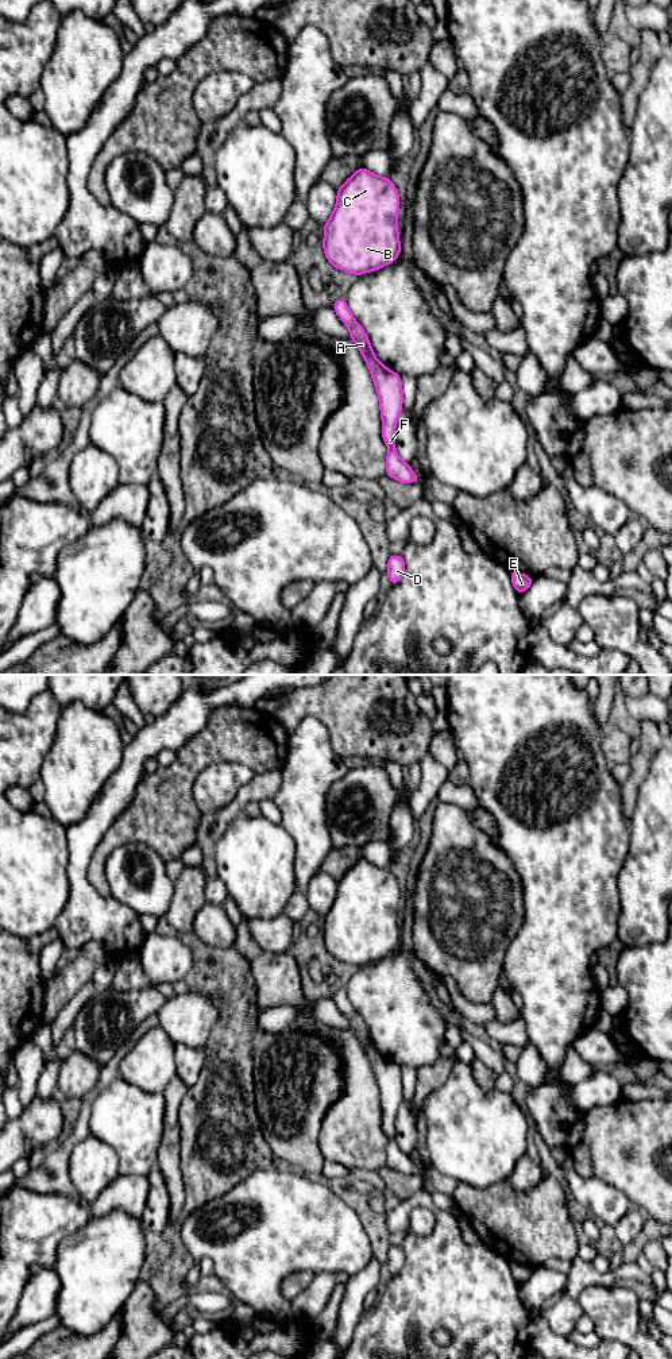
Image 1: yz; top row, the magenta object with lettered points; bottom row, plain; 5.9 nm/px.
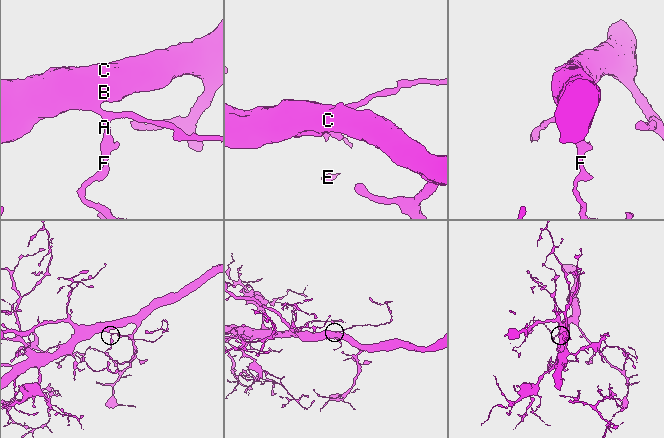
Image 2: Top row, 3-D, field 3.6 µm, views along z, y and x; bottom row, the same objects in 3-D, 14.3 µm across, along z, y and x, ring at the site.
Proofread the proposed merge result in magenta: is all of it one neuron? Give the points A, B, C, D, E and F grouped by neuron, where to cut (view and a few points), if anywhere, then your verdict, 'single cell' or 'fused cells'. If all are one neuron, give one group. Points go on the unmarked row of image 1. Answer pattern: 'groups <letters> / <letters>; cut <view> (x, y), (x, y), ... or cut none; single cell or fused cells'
groups A B C D E F; cut none; single cell

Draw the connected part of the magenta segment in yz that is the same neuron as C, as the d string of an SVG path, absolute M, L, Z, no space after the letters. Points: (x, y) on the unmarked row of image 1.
M363 857L356 861L337 880L336 899L324 915L323 939L328 953L356 968L393 954L401 945L398 899L398 881L389 868L379 868Z

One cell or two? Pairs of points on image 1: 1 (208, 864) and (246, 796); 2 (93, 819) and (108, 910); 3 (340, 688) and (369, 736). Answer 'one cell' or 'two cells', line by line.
1: one cell
2: one cell
3: one cell

